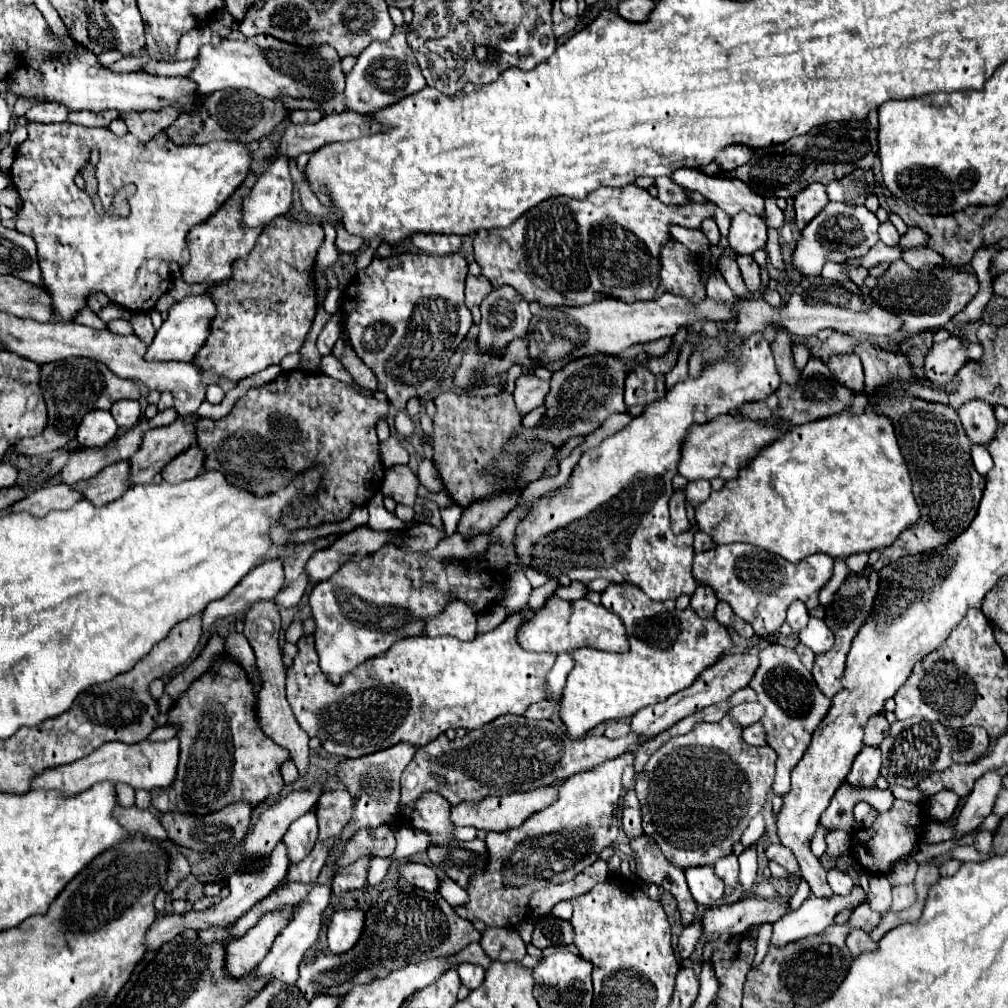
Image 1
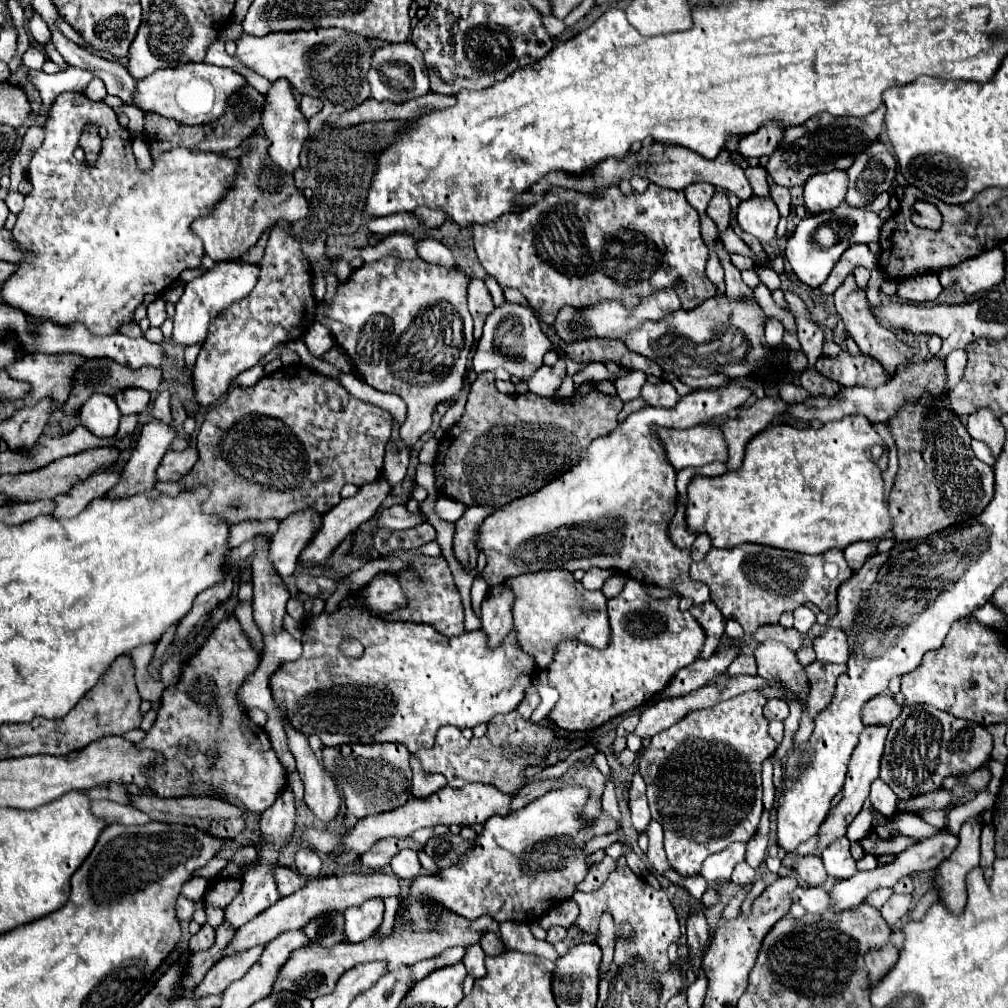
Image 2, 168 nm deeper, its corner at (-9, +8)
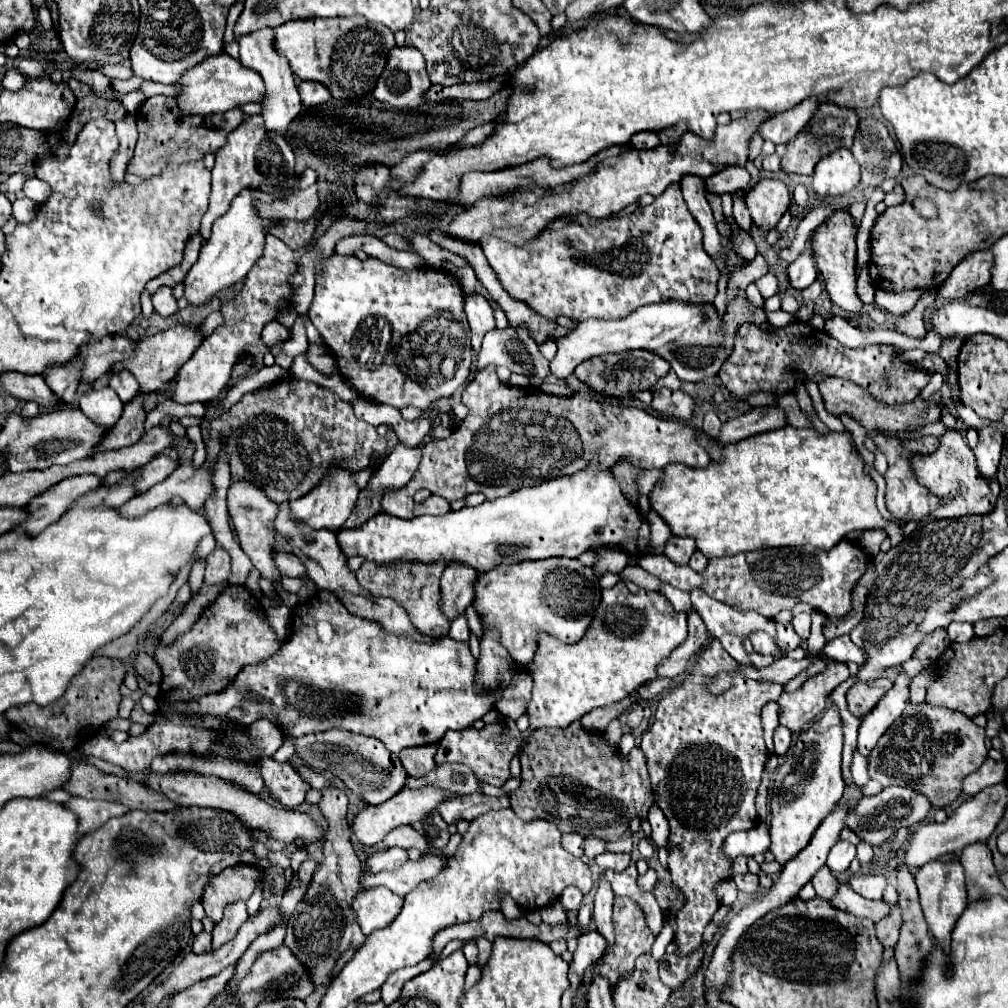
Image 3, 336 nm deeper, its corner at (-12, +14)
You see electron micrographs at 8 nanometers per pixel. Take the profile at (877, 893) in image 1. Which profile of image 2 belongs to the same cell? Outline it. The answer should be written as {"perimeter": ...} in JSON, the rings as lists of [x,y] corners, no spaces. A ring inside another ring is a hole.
{"perimeter":[[[879,888],[879,890],[871,892],[871,894],[865,898],[865,902],[873,904],[875,908],[881,908],[881,906],[889,900],[889,896],[891,896],[891,894],[893,894],[893,888]]]}

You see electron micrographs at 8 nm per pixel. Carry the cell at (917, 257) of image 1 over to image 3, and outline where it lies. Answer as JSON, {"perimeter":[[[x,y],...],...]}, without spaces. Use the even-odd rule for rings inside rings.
{"perimeter":[[[980,250],[968,254],[948,276],[948,280],[938,288],[938,296],[944,300],[964,298],[966,292],[974,292],[990,282],[992,252]]]}

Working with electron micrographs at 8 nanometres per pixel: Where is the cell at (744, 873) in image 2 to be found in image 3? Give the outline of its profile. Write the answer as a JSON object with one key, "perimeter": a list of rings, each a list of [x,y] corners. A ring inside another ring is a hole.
{"perimeter":[[[750,872],[736,874],[732,880],[736,882],[738,890],[742,890],[746,894],[756,894],[760,890],[760,882],[758,882],[758,876],[756,874],[750,874]]]}

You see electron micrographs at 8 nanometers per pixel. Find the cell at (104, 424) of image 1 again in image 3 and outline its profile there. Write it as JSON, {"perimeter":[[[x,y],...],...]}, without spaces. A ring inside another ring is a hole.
{"perimeter":[[[112,388],[86,390],[80,396],[80,410],[100,426],[114,426],[122,414],[122,402]]]}

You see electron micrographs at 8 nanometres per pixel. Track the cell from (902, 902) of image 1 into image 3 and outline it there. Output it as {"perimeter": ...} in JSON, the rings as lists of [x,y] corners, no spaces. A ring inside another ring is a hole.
{"perimeter":[[[894,904],[890,906],[892,914],[884,920],[880,920],[880,924],[876,924],[876,938],[882,942],[882,946],[894,946],[898,942],[898,932],[900,932],[900,908]]]}

